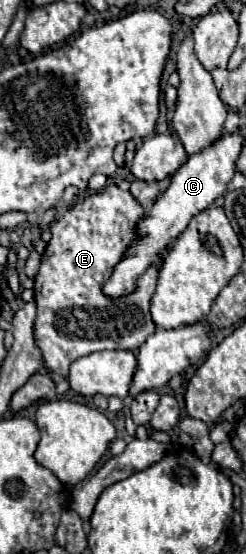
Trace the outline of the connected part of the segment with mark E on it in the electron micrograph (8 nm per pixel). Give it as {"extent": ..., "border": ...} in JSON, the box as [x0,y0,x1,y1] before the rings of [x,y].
{"extent":[35,183,171,377],"border":[[[111,183],[101,193],[75,203],[61,217],[51,221],[51,241],[47,243],[41,269],[35,277],[35,341],[43,351],[45,367],[51,373],[67,377],[69,365],[75,359],[95,351],[135,351],[151,333],[155,333],[149,307],[161,261],[171,247],[165,247],[159,253],[159,259],[137,279],[133,293],[117,299],[103,295],[103,285],[111,277],[115,265],[137,241],[137,223],[145,213],[145,207],[137,203],[129,191],[121,191]]]}

